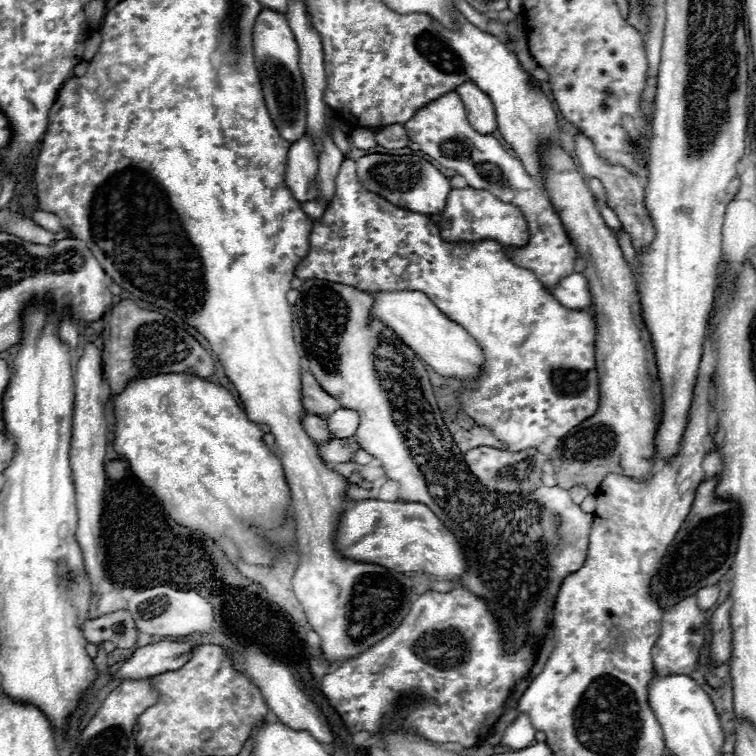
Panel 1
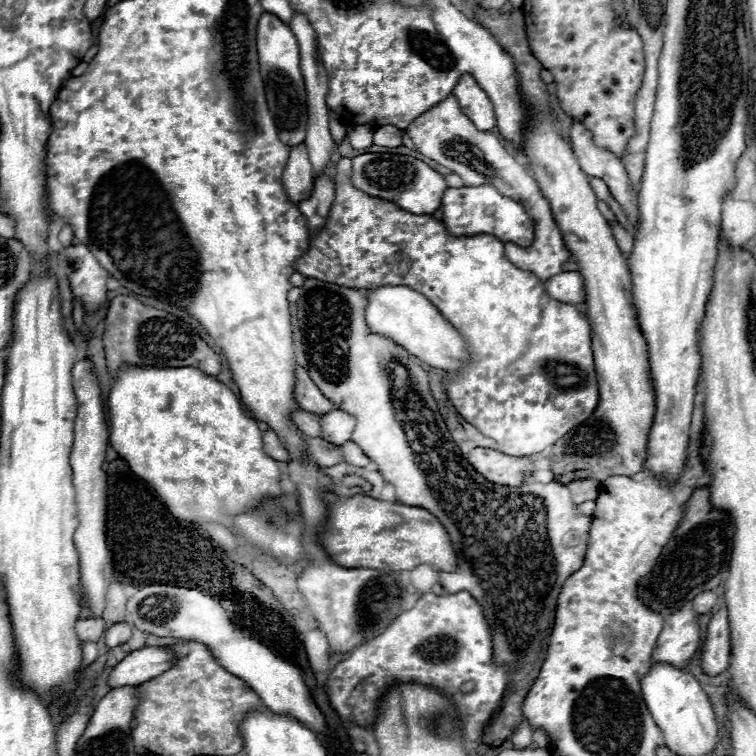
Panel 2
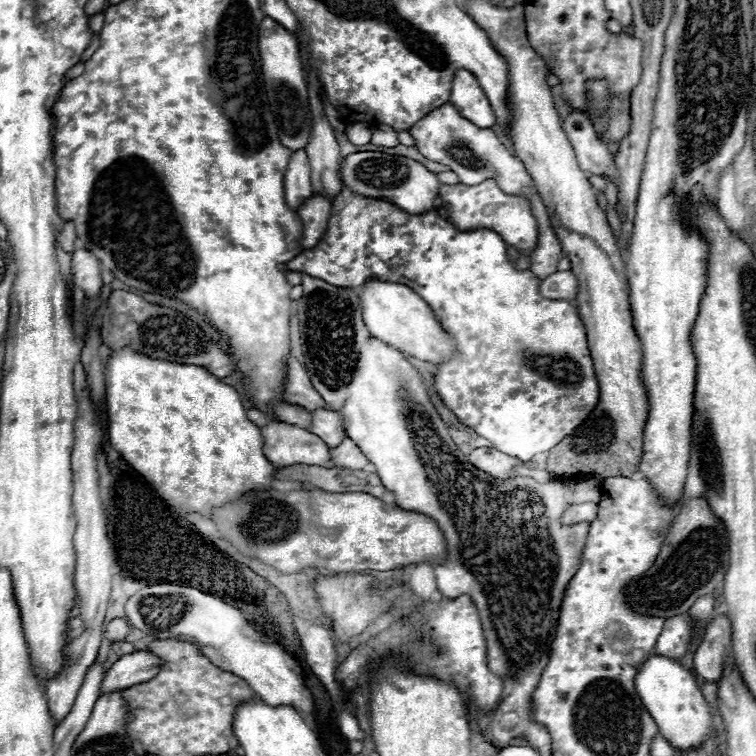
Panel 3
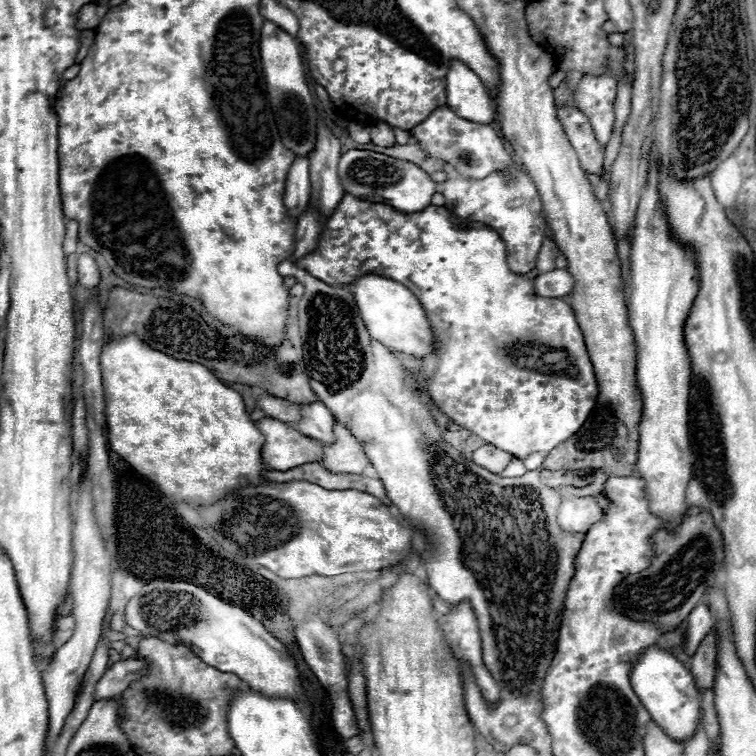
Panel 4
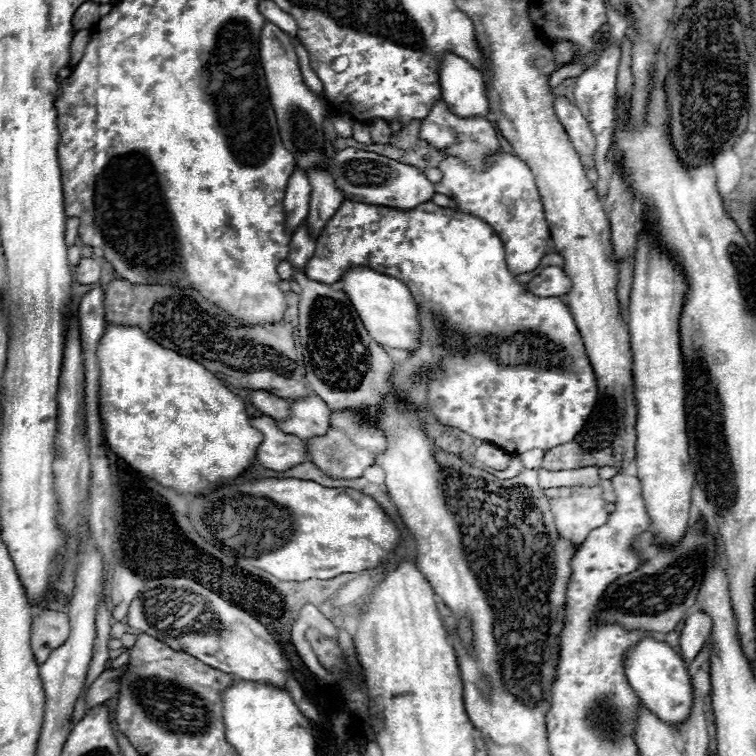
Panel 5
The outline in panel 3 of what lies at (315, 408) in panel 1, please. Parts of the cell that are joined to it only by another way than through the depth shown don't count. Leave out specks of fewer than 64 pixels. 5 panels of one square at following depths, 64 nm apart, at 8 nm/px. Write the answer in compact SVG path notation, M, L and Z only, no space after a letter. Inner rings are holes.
M292 354L286 360L286 378L284 378L282 396L288 404L298 404L306 410L314 410L314 406L326 406L320 394L312 388L304 366Z

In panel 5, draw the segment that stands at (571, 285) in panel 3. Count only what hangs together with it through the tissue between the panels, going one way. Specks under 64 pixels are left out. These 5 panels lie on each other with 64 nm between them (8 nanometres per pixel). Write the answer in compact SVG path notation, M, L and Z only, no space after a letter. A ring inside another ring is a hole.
M548 266L542 268L542 272L534 276L526 286L536 296L562 296L566 290L570 290L570 278L566 278L562 268Z

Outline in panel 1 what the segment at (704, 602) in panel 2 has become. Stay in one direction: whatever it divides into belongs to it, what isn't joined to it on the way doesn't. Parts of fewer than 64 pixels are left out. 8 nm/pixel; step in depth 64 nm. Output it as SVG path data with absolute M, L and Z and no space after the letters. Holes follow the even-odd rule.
M708 586L706 590L698 590L698 606L700 606L700 610L710 610L716 604L718 594L720 594L718 586Z

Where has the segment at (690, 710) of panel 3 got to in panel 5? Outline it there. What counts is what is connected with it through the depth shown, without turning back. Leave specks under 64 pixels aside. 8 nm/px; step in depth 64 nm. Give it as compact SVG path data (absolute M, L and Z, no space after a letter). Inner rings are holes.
M646 634L624 654L624 672L634 692L638 694L640 702L648 710L652 710L658 718L670 724L678 724L688 718L692 708L690 676L684 660L676 654L676 650L668 642L656 638L654 634Z

